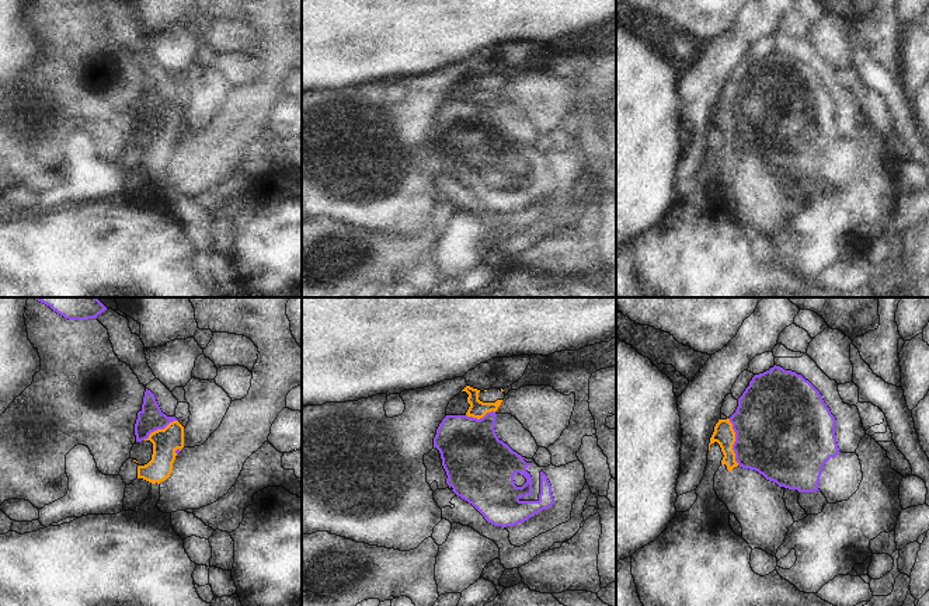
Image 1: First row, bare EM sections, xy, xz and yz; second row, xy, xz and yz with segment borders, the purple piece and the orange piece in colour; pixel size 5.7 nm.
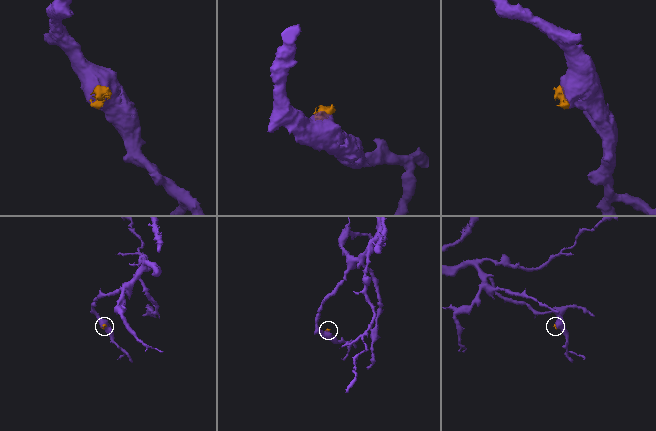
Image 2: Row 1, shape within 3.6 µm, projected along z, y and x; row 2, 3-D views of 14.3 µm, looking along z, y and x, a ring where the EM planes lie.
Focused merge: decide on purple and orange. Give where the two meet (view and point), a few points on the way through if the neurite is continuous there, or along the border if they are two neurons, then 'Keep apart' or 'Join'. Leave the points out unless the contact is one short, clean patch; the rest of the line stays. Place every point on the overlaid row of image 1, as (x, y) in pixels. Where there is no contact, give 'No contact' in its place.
Touches purple at yz (734, 442). Path across: yz (776, 431), (734, 442), (724, 435). Join

